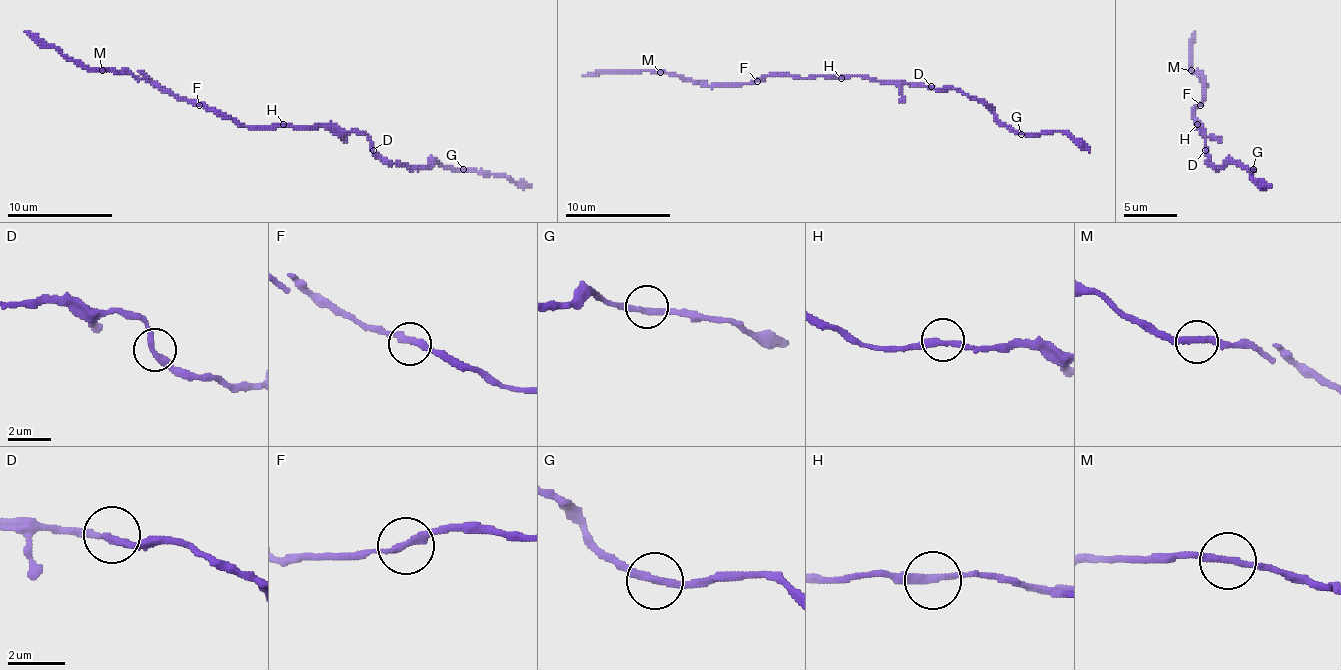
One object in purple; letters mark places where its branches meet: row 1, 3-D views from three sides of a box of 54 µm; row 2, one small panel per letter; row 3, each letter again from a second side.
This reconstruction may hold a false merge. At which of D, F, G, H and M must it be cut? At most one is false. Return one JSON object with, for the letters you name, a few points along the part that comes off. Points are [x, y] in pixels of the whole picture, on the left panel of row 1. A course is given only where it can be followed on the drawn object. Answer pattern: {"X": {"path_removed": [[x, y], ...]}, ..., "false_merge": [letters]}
{"false_merge": []}

